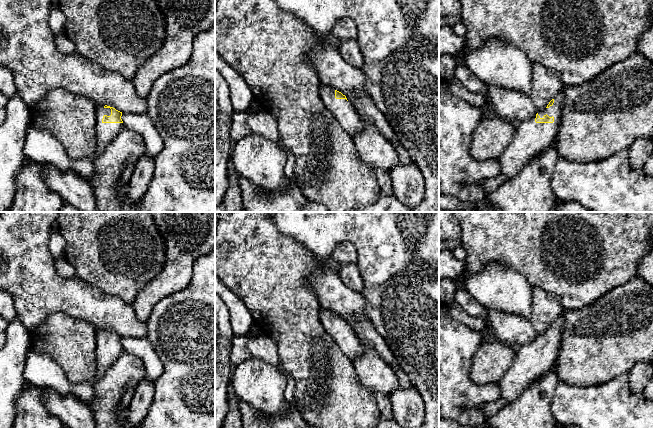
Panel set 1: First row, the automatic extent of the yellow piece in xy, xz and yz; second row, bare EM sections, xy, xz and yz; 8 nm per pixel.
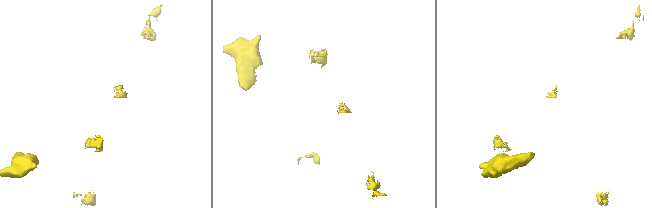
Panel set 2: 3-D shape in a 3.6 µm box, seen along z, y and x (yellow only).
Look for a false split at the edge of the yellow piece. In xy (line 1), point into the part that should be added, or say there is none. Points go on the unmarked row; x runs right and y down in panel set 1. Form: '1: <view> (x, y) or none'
1: xy (105, 356)

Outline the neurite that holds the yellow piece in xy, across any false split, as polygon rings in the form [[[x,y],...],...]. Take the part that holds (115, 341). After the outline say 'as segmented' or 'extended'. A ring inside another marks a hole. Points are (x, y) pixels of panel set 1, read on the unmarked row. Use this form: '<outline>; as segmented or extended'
[[[97,330],[96,332],[96,364],[95,381],[104,376],[107,369],[124,352],[121,343],[122,336],[110,330]]]; extended

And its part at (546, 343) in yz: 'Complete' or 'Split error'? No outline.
Split error

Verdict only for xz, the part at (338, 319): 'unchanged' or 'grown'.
grown

